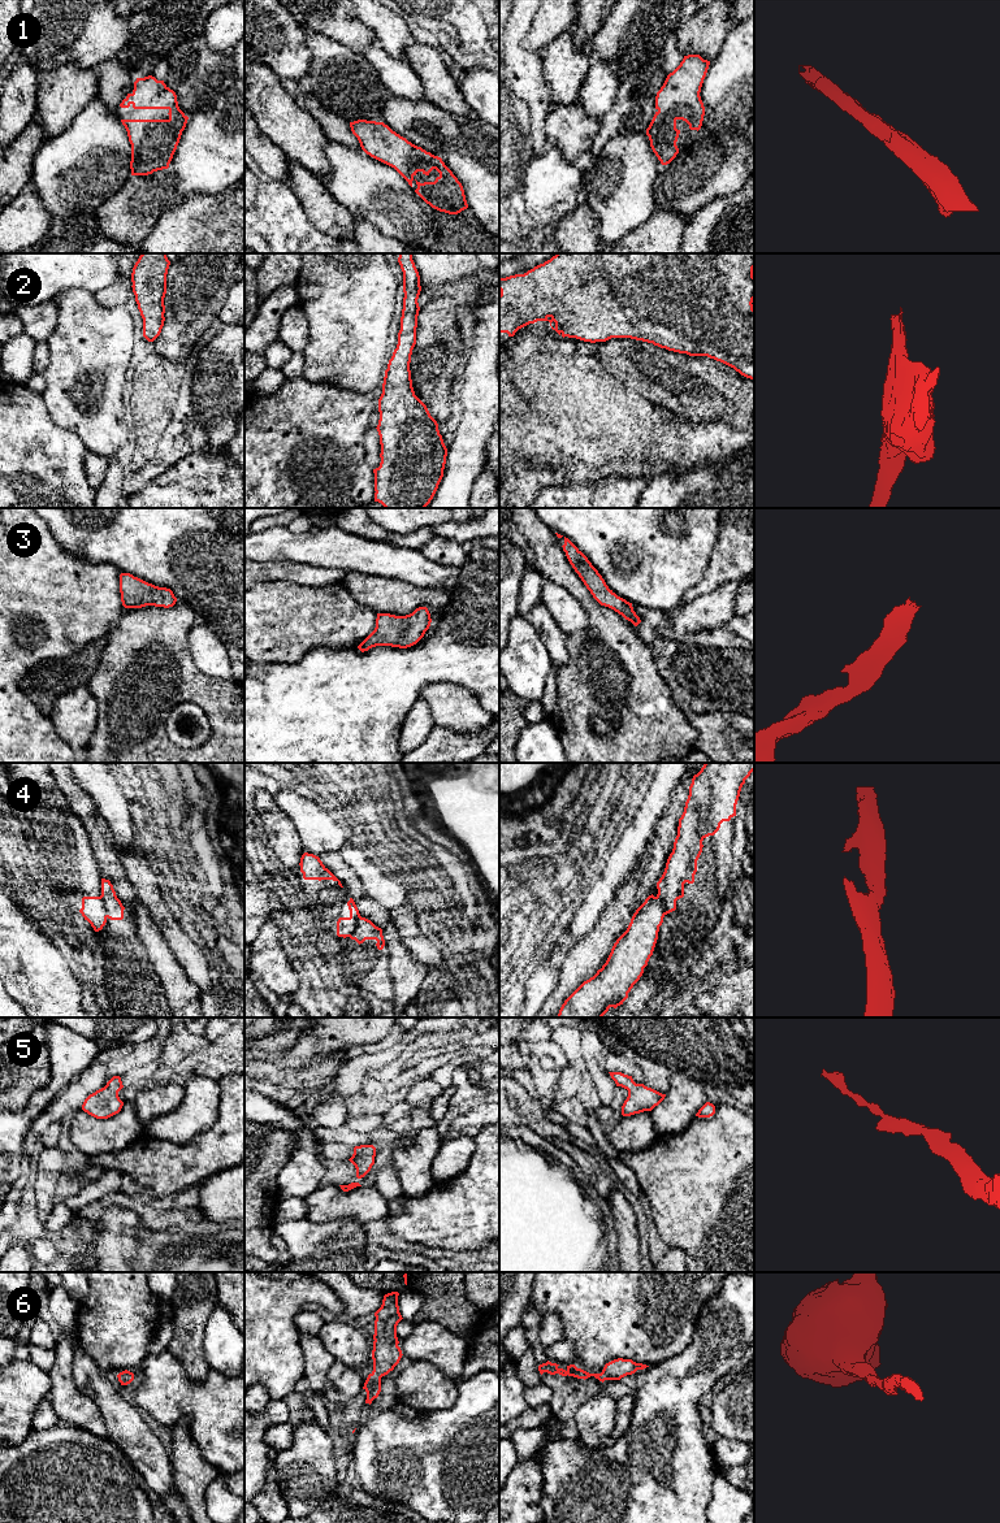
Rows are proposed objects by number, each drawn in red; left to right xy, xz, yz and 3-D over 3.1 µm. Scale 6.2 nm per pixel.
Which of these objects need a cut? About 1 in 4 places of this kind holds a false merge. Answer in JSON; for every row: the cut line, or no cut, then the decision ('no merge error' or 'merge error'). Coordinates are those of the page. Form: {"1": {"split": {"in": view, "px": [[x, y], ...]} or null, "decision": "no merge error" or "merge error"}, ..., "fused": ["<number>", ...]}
{"1": {"split": null, "decision": "no merge error"}, "2": {"split": null, "decision": "no merge error"}, "3": {"split": null, "decision": "no merge error"}, "4": {"split": {"in": "xy", "px": [[100, 895], [107, 916]]}, "decision": "merge error"}, "5": {"split": null, "decision": "no merge error"}, "6": {"split": null, "decision": "no merge error"}, "fused": ["4"]}

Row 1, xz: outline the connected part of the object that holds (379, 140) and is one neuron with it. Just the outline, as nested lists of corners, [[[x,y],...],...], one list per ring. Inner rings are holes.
[[[358,120],[350,122],[350,127],[367,155],[394,168],[411,187],[417,172],[429,175],[436,169],[440,175],[434,182],[415,179],[415,192],[432,208],[449,214],[468,208],[462,183],[441,157],[412,144],[384,122]]]

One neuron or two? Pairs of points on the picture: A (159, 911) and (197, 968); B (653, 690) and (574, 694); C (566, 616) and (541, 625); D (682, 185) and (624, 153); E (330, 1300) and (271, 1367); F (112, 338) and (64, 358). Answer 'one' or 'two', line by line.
A: one
B: one
C: two
D: two
E: one
F: one

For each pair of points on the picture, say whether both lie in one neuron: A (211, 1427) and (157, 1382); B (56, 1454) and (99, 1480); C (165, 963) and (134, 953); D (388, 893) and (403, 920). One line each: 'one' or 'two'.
A: one
B: one
C: two
D: two

